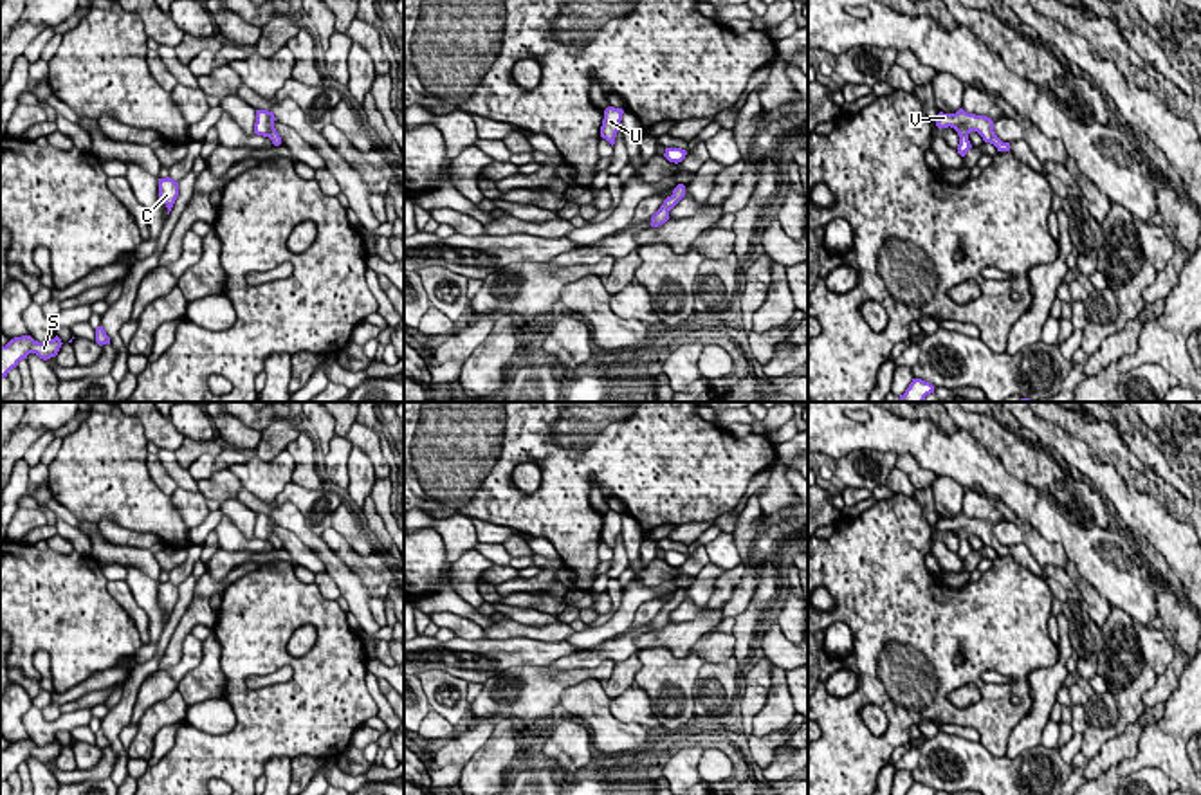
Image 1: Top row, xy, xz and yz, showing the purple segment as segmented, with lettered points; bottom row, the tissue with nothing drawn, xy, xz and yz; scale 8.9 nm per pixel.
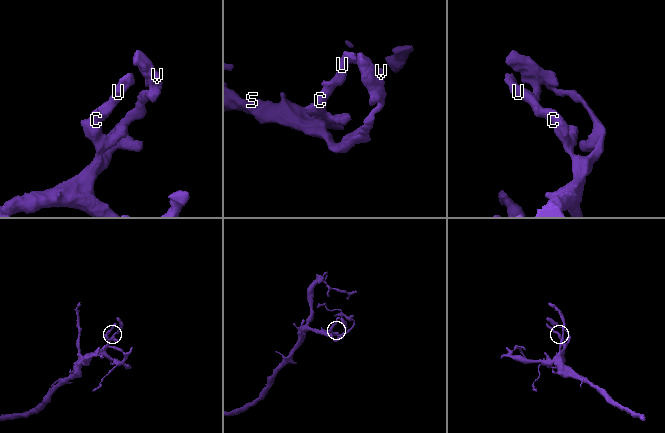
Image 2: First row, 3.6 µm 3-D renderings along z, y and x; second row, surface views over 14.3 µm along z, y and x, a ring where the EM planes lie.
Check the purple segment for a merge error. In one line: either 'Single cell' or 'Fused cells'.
Single cell

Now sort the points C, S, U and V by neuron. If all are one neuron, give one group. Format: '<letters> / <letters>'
C S U V

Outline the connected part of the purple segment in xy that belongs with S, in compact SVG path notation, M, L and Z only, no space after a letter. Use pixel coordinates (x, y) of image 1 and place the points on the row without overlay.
M31 739L11 743L5 750L0 750L0 782L7 781L29 757L36 757L43 764L56 761L61 748L58 739L47 746L38 746Z

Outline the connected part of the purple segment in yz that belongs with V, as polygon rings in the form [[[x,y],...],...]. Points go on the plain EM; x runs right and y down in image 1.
[[[959,512],[956,517],[938,517],[936,530],[941,532],[954,532],[959,539],[958,557],[961,561],[972,552],[968,544],[970,535],[977,535],[985,546],[990,546],[997,552],[997,555],[1010,555],[1010,546],[1003,546],[994,535],[994,525],[986,519],[968,517]]]

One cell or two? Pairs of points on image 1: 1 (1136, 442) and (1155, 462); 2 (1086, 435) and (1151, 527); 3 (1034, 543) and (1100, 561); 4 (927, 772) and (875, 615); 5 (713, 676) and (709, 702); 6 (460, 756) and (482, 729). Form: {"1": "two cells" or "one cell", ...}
{"1": "one cell", "2": "two cells", "3": "two cells", "4": "two cells", "5": "one cell", "6": "one cell"}

